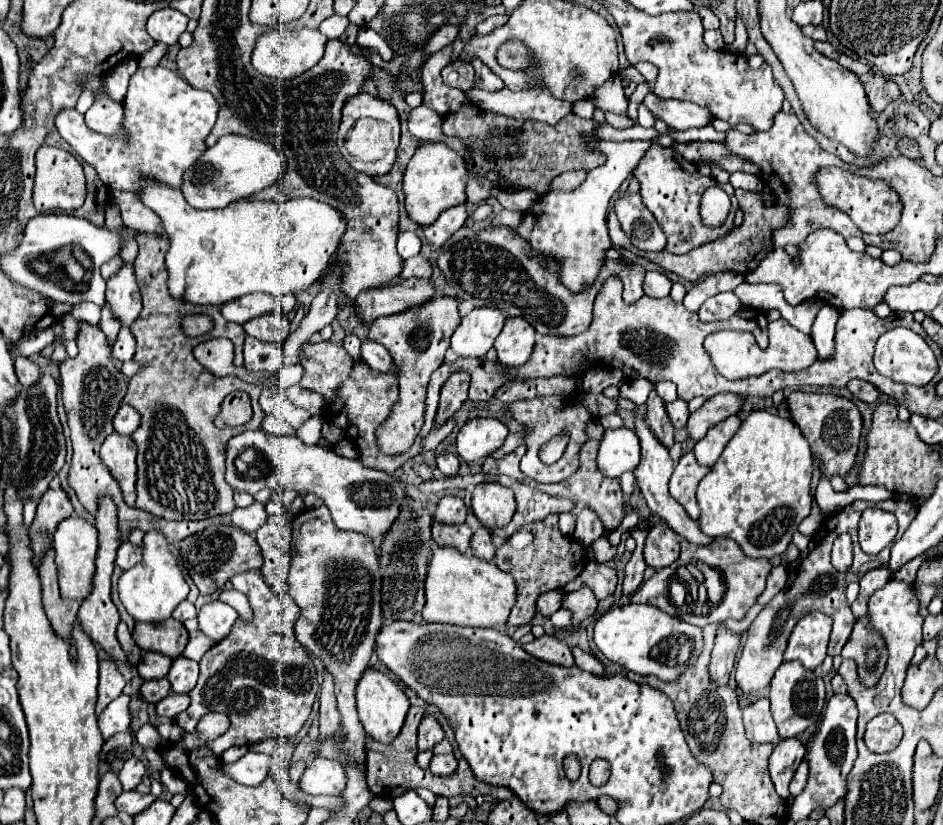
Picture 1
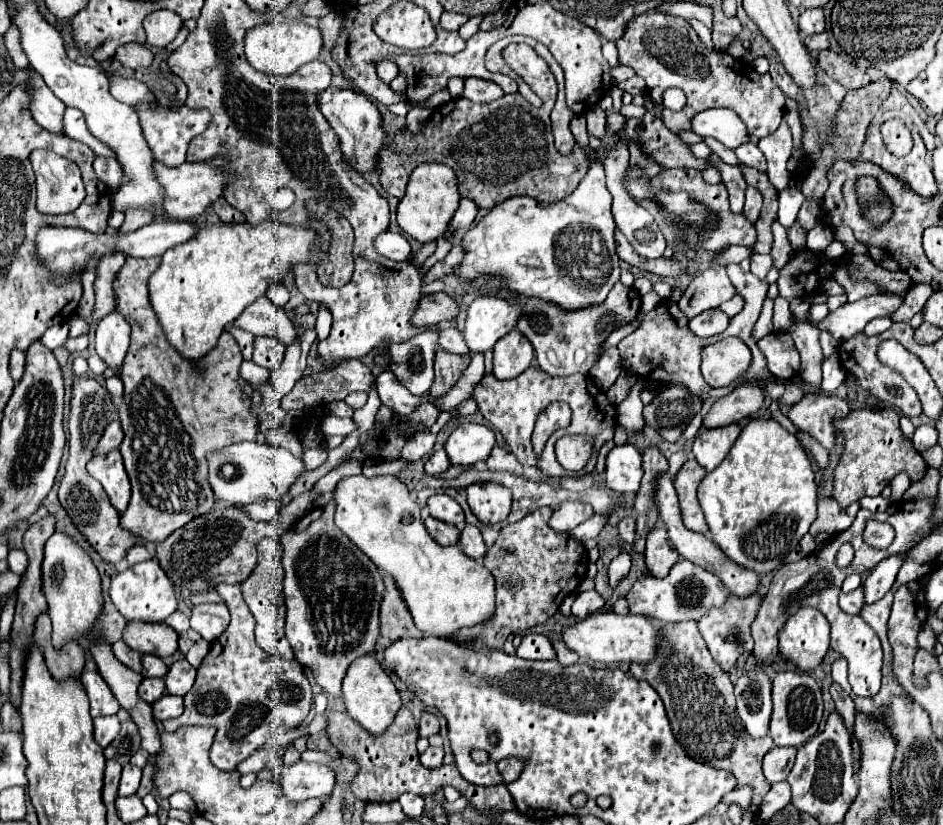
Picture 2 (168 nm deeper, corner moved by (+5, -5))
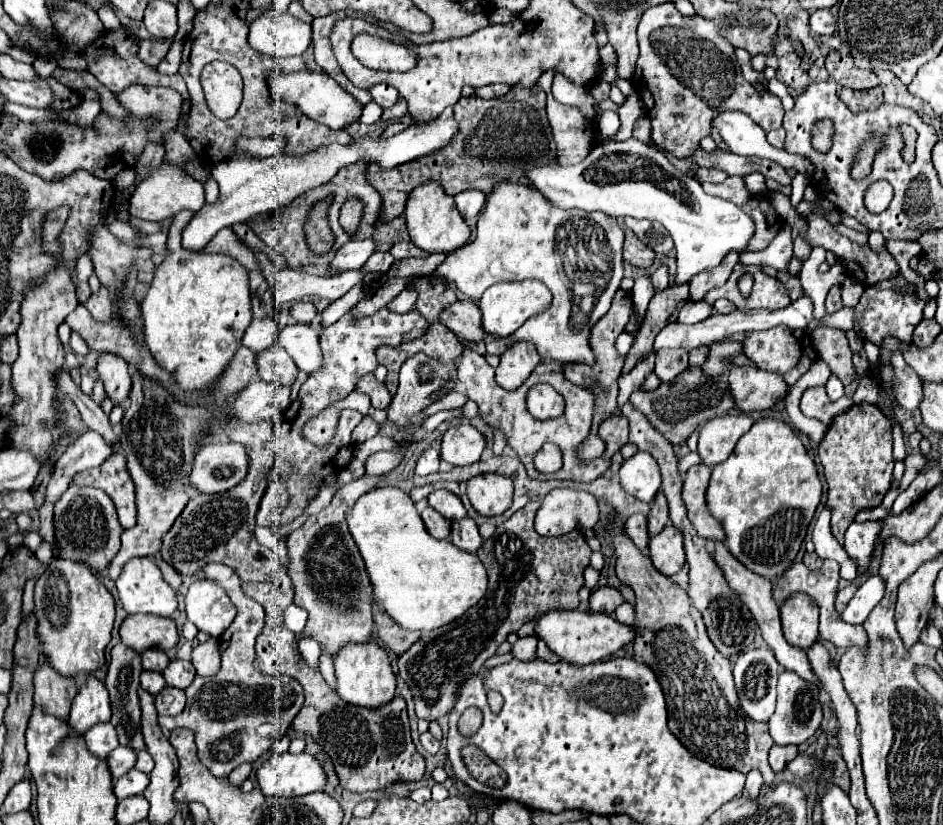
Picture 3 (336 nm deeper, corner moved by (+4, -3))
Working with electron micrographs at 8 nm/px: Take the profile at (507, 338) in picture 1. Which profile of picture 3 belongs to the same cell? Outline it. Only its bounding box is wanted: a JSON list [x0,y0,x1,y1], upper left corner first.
[496,343,540,389]

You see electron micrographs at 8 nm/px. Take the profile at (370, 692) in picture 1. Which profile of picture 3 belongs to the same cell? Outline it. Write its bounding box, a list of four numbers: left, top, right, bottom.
[334,641,396,707]

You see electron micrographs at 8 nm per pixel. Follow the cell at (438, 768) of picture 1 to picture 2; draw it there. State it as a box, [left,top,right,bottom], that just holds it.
[421,747,443,769]

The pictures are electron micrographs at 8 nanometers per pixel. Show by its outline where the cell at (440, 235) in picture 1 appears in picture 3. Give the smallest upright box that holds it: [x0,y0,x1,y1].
[454,189,486,219]

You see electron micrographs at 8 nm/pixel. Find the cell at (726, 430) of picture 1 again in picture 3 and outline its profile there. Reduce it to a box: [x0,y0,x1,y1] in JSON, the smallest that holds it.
[698,413,752,467]

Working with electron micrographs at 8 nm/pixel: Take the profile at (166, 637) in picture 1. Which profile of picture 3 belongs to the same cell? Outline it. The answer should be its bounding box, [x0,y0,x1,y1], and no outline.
[120,615,178,653]

